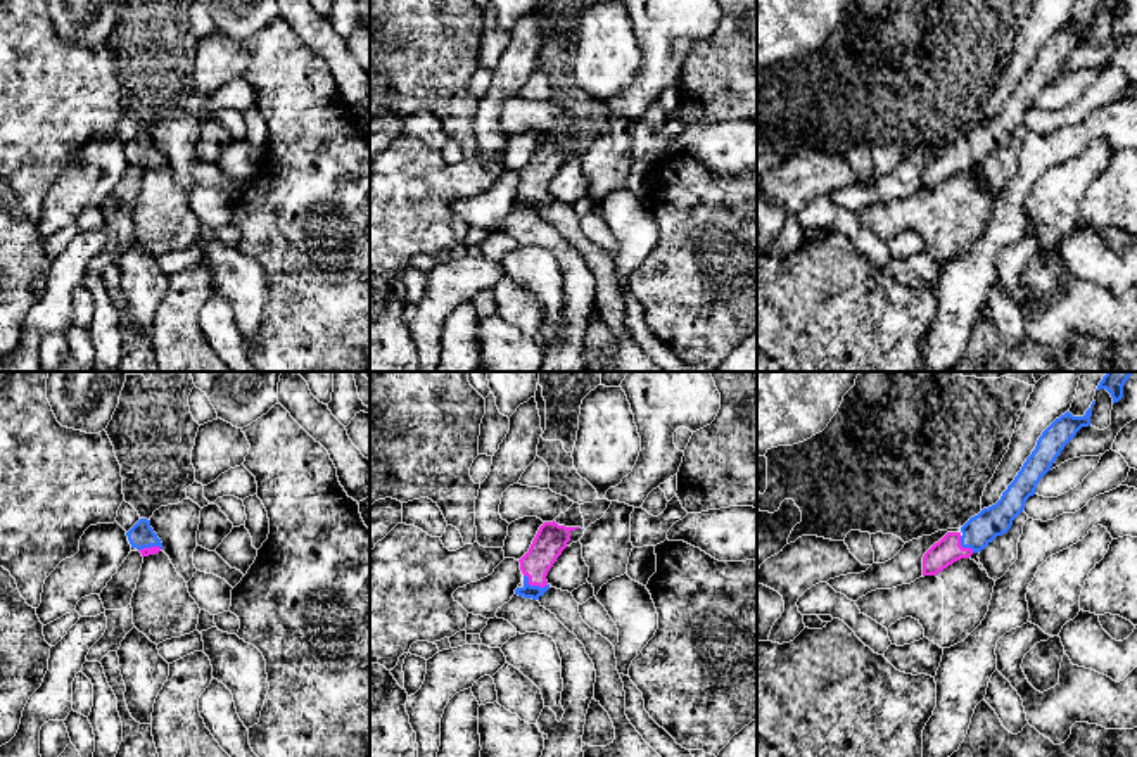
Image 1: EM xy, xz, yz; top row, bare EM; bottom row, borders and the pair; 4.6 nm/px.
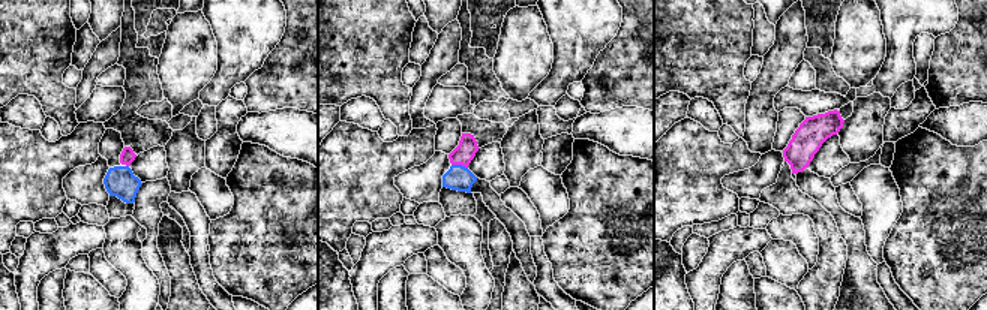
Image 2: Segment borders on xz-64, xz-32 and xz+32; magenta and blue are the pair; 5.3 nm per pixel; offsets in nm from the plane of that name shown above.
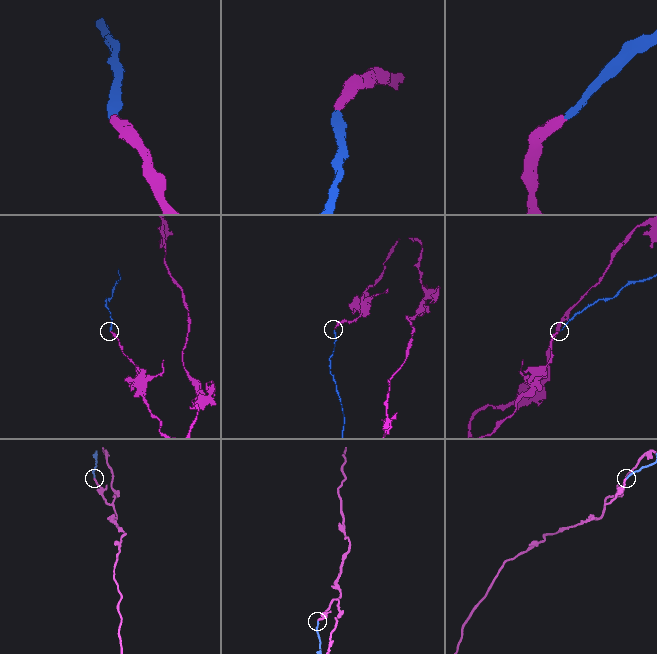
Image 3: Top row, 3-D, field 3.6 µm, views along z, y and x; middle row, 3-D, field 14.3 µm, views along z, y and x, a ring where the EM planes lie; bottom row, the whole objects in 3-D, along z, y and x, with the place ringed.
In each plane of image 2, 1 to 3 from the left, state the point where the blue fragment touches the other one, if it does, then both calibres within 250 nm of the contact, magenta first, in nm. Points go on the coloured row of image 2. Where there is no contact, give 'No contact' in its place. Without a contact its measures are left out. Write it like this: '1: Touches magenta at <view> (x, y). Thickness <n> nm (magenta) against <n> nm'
1: No contact
2: Touches magenta at xz-32 (459, 163). Thickness 110 nm (magenta) against 140 nm
3: No contact

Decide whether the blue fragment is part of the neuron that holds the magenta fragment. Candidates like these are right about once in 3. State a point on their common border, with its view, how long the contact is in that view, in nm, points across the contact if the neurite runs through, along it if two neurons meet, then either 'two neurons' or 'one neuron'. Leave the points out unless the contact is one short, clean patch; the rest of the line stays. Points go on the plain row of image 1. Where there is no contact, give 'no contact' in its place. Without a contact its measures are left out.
meets magenta in xz at (534, 197); contact 130 nm long; runs through xz (552, 152), (534, 178), (534, 197), (527, 204); one neuron

